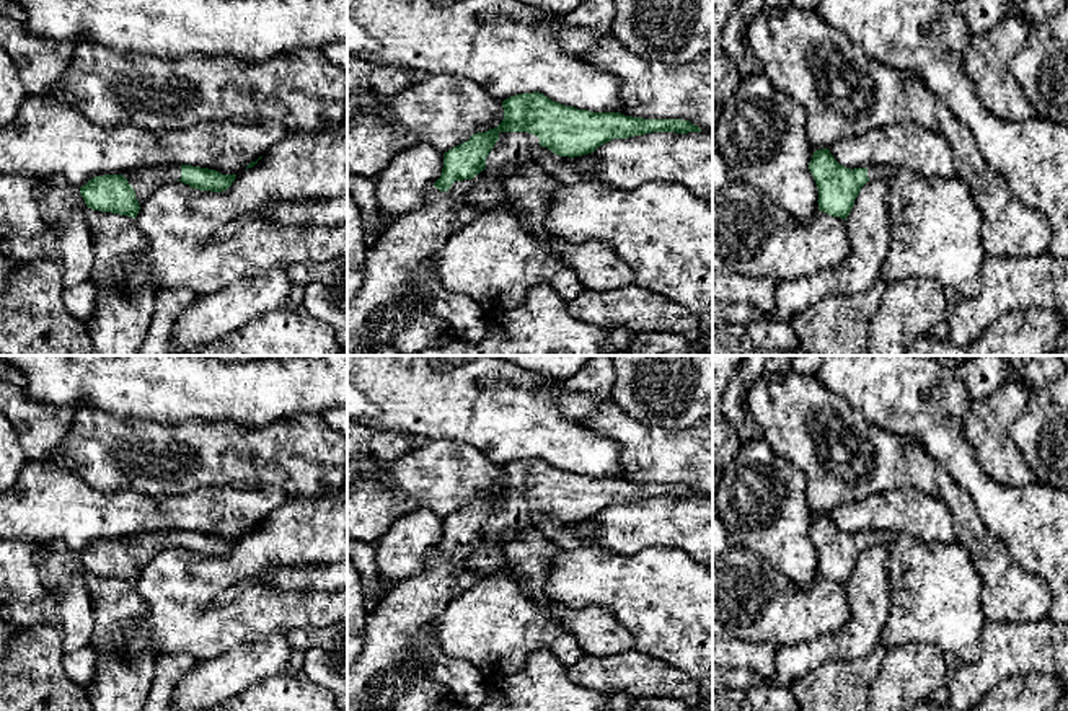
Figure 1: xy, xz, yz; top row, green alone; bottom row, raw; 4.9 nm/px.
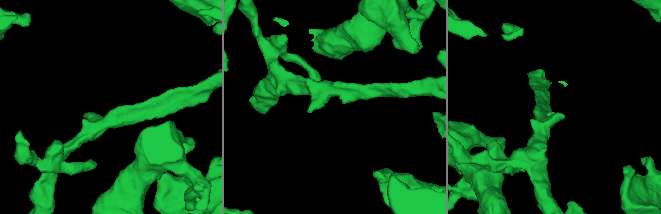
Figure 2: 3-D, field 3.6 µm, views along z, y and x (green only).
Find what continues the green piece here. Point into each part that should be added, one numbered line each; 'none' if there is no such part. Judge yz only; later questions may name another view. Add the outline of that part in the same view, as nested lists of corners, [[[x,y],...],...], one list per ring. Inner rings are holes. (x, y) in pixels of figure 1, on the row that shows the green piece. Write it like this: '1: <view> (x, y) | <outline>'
1: yz (874, 172) | [[[869,165],[867,166],[869,181],[874,181],[874,179],[887,179],[889,181],[894,173],[895,173],[895,170],[890,166],[880,166],[880,165]]]

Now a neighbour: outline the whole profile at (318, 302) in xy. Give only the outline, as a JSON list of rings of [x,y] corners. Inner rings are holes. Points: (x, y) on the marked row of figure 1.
[[[311,282],[305,289],[303,311],[310,316],[328,323],[341,346],[347,349],[347,311],[341,310],[334,297],[320,282]]]

